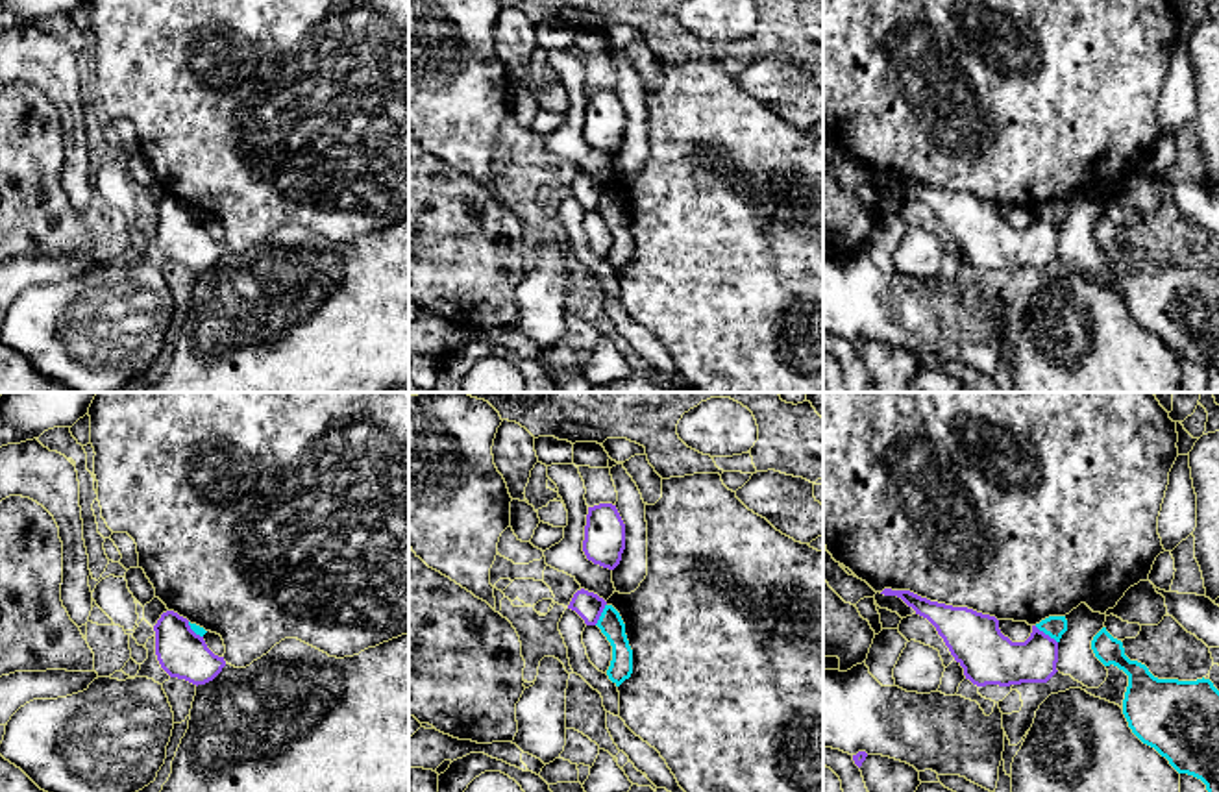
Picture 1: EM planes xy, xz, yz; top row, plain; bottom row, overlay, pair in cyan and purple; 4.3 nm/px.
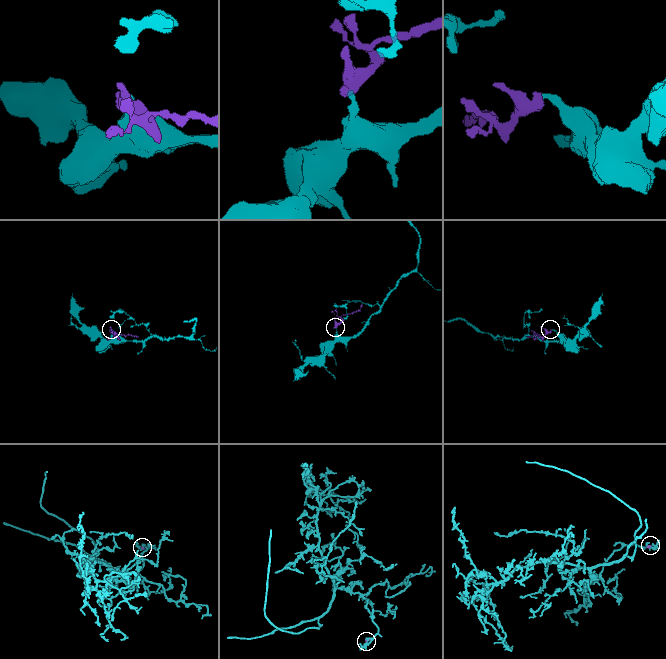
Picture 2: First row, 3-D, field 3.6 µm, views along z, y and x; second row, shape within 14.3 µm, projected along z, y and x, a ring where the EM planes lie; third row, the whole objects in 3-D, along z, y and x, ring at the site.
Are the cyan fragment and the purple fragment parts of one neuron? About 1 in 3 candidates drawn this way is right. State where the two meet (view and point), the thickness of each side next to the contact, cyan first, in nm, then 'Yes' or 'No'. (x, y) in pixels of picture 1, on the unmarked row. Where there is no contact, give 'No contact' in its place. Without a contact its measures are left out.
Touches cyan at yz (1046, 219). Thickness 100 nm (cyan) against 220 nm. No

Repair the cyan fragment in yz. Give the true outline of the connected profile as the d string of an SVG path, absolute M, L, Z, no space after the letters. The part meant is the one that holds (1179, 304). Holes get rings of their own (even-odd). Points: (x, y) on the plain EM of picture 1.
M1102 213L1091 226L1095 242L1104 252L1117 252L1128 261L1123 300L1132 318L1154 333L1178 359L1201 365L1208 376L1208 390L1219 392L1219 276L1210 265L1158 265L1149 254L1125 241L1123 228Z

